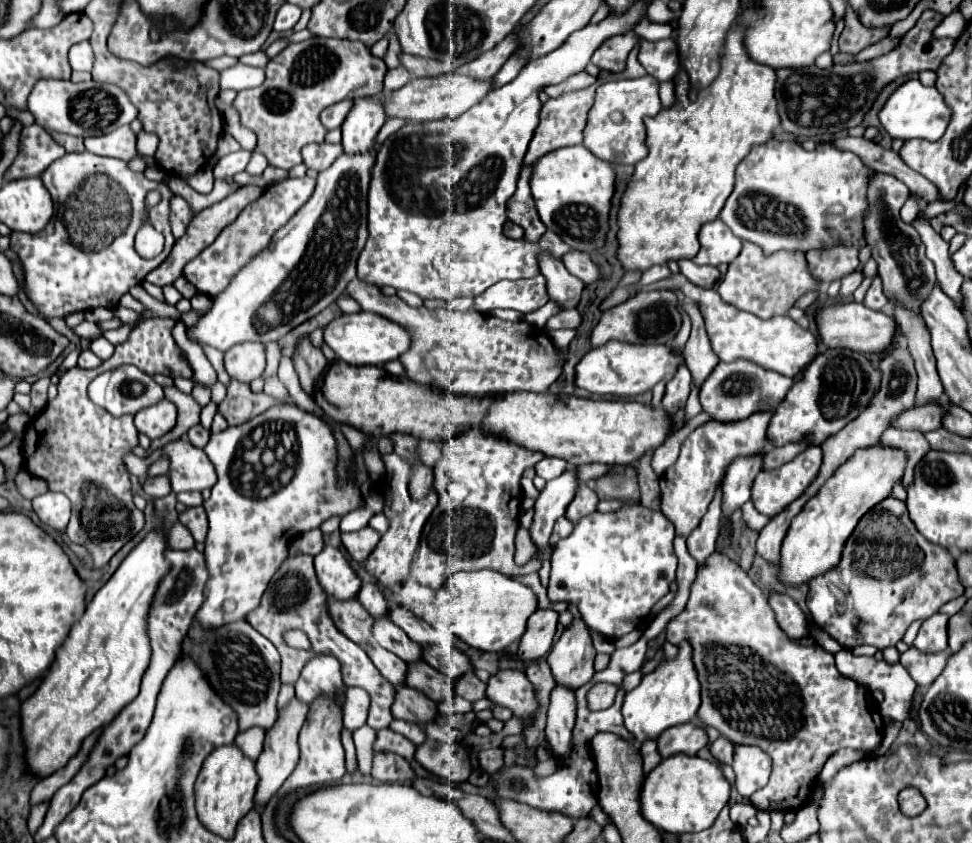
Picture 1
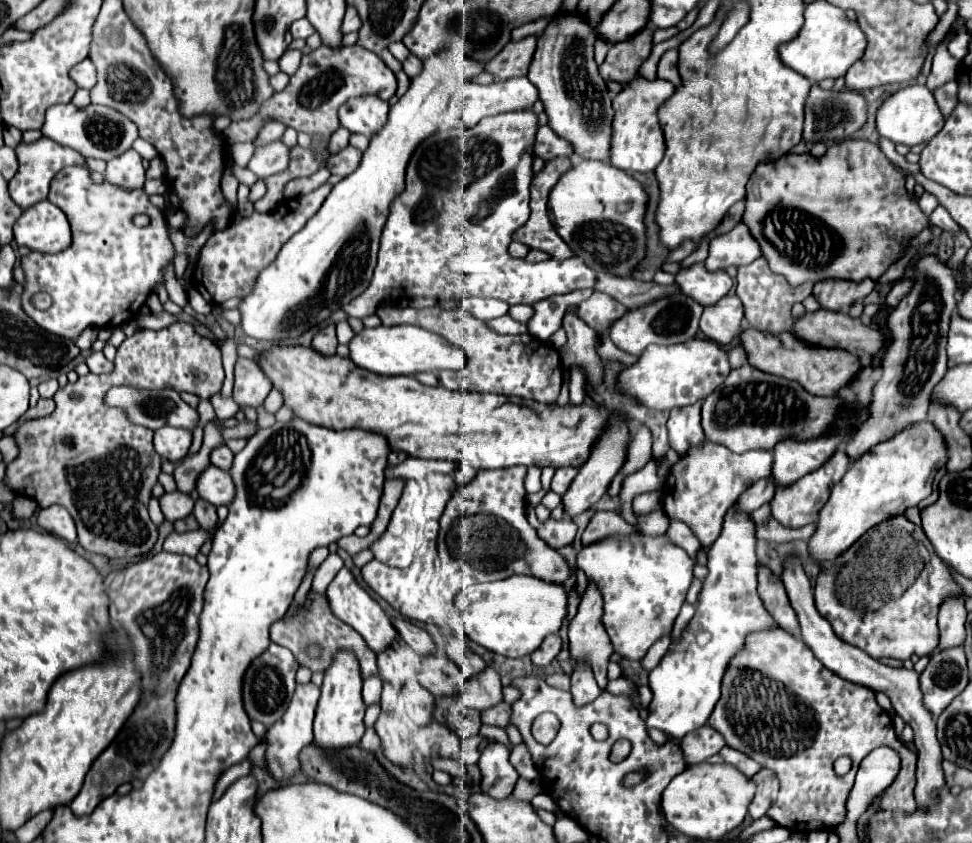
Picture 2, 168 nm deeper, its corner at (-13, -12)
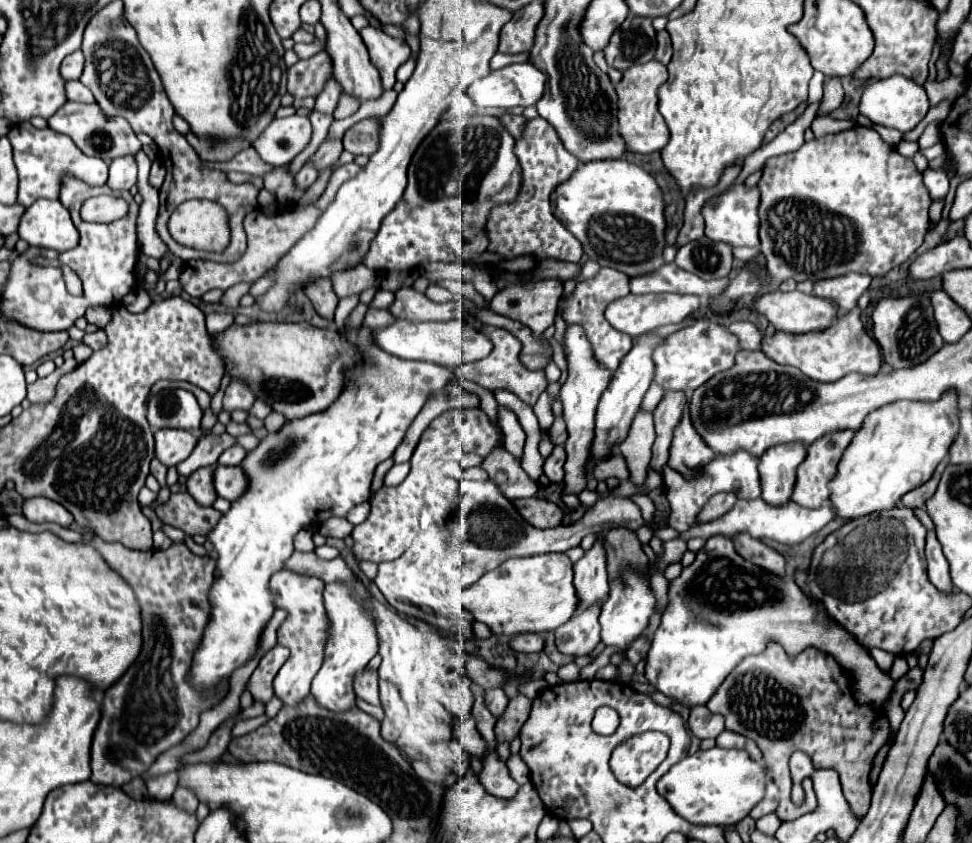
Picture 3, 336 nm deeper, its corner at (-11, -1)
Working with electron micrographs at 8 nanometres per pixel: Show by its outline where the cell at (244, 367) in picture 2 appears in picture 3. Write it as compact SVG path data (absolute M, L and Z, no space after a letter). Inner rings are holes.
M235 377L229 383L229 387L225 389L223 407L227 411L233 411L233 409L245 409L245 411L249 411L253 401L255 401L255 395L253 395L253 389L249 387L249 383L245 383L241 377Z

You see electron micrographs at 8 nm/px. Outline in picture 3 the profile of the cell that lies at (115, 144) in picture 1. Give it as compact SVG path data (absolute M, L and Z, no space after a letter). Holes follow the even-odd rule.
M133 155L113 159L109 165L107 185L111 189L131 189L137 183L137 163Z

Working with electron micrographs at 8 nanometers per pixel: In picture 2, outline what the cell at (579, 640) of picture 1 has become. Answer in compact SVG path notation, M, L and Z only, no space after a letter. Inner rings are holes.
M587 580L587 588L581 596L579 608L575 618L569 624L569 650L571 650L571 664L579 664L579 662L589 662L595 674L595 680L599 682L599 688L607 686L607 664L609 664L609 656L613 654L611 650L611 642L609 636L605 632L605 626L601 622L603 616L603 596L599 592L599 588L595 586L593 580Z

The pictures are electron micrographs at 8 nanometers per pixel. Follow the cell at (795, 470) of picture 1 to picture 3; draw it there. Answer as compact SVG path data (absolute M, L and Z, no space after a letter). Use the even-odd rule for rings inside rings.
M839 431L835 435L825 435L809 445L805 461L797 467L797 481L791 493L793 503L807 509L817 509L827 501L827 483L833 479L837 463L853 435L853 431Z

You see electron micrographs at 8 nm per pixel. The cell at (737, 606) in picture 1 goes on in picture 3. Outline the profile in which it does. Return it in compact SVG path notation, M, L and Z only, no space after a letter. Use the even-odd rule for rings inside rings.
M767 643L759 655L745 657L721 683L709 699L707 709L725 717L725 729L745 735L761 749L767 769L779 787L781 801L777 817L793 821L817 807L813 781L803 779L805 799L801 805L791 801L793 781L789 775L789 757L795 751L805 751L815 769L835 769L841 779L843 795L857 821L867 815L873 785L869 781L875 755L891 743L893 733L889 721L871 705L861 705L855 699L855 679L831 655L821 649L807 647L797 655L787 655L779 643Z

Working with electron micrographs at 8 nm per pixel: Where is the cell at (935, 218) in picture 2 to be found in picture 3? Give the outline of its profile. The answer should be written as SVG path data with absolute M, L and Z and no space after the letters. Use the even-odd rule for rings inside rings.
M927 169L923 173L923 179L925 179L925 187L927 187L927 191L929 191L933 201L941 201L947 195L947 191L949 191L949 177L945 175L943 169L935 169L935 171Z

